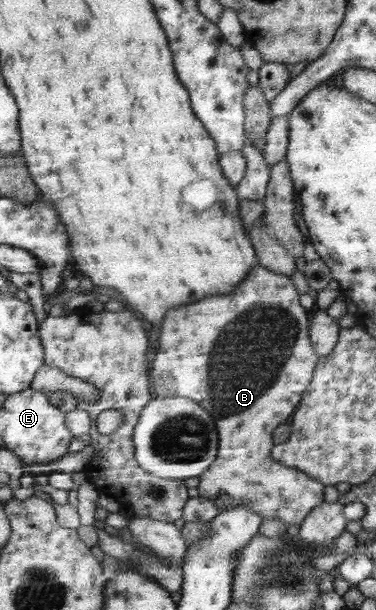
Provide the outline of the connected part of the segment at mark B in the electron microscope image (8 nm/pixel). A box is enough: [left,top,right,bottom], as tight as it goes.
[151,263,326,526]

